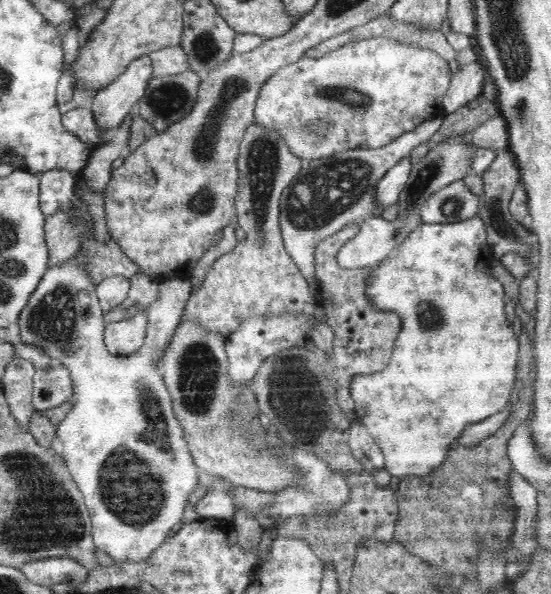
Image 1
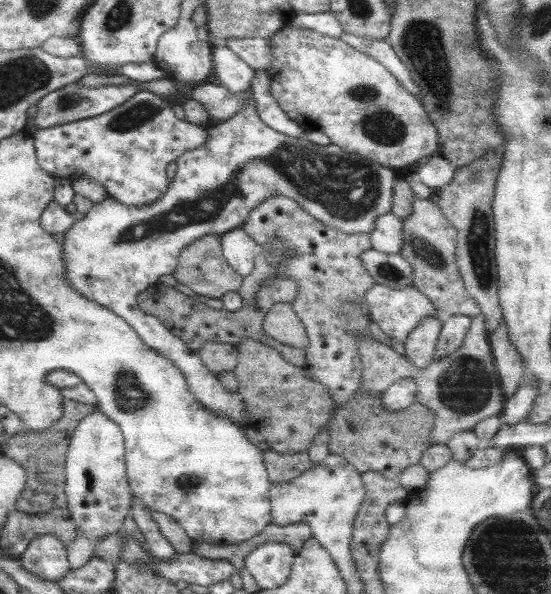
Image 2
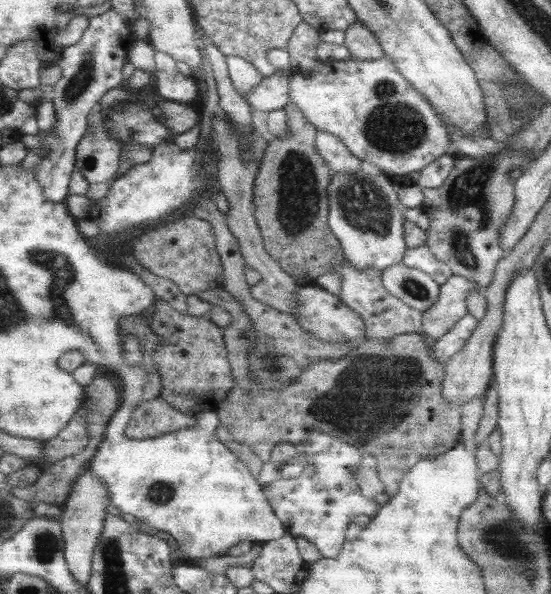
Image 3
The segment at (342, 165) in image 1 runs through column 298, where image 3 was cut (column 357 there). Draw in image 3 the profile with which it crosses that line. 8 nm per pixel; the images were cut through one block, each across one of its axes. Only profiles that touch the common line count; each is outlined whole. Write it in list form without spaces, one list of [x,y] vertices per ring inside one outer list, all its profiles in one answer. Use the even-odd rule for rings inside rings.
[[[362,162],[361,169],[354,174],[332,175],[327,186],[328,226],[340,241],[343,258],[360,271],[400,265],[408,249],[403,229],[406,207],[399,201],[397,187],[389,177],[378,167]]]

